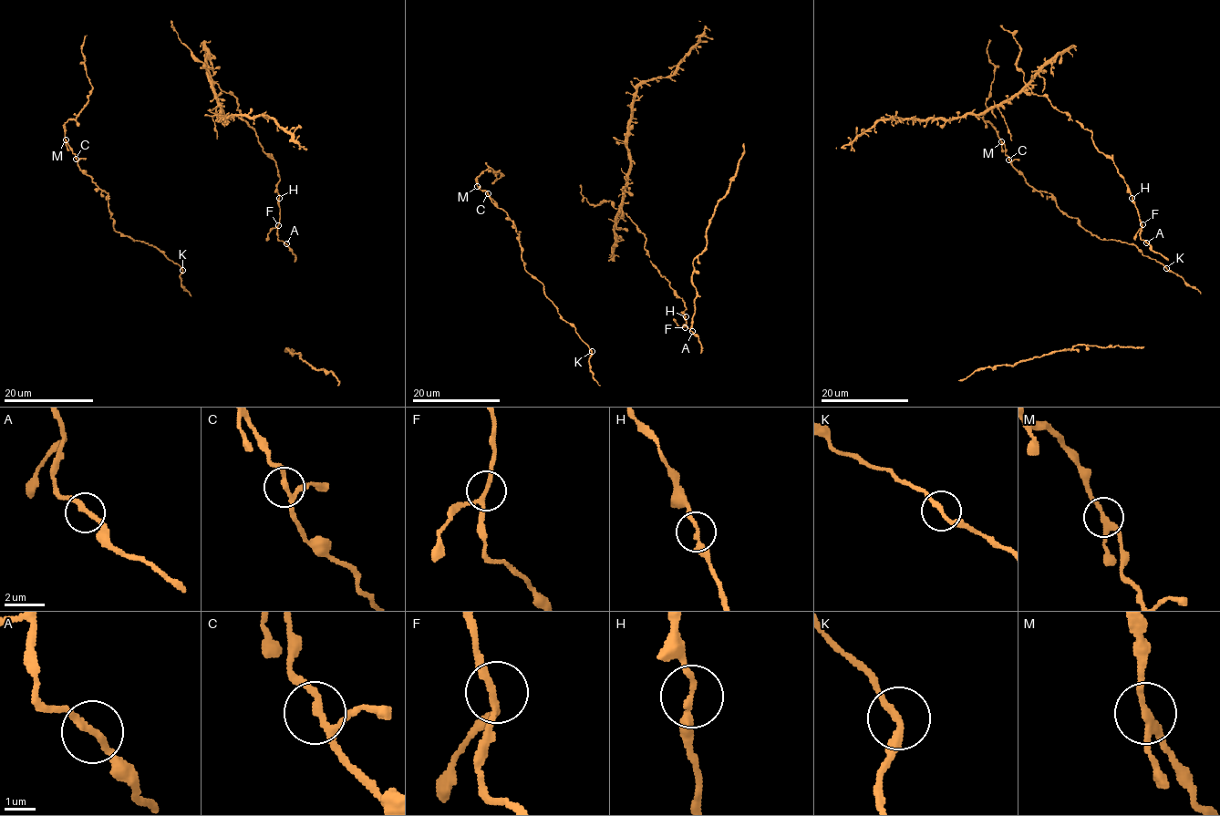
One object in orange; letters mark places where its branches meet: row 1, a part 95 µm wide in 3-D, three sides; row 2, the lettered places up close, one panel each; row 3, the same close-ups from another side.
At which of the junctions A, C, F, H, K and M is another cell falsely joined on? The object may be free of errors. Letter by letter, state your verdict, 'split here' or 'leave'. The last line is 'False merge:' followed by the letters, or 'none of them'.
A: leave
C: leave
F: leave
H: leave
K: leave
M: leave
False merge: none of them

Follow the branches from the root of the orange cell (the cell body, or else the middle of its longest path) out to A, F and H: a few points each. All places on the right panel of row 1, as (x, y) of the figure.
A: (1020, 71), (1034, 94), (1043, 95), (1087, 129), (1092, 144), (1113, 161), (1135, 206), (1140, 237), (1146, 242)
F: (1020, 71), (1034, 94), (1043, 95), (1054, 107), (1091, 133), (1092, 144), (1113, 161), (1123, 180), (1142, 224)
H: (1020, 71), (1034, 94), (1043, 95), (1054, 107), (1091, 133), (1092, 144), (1113, 161), (1132, 198)

